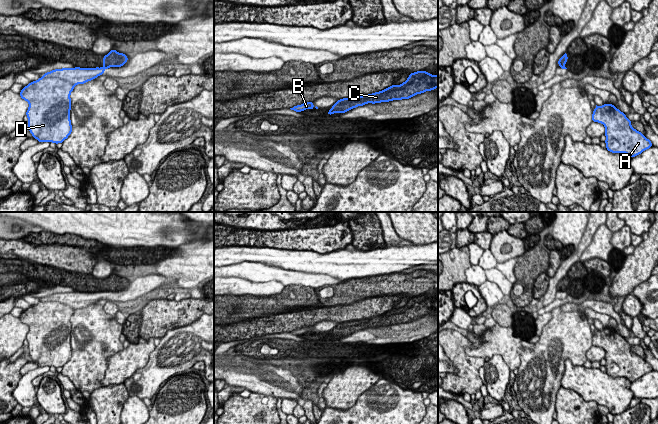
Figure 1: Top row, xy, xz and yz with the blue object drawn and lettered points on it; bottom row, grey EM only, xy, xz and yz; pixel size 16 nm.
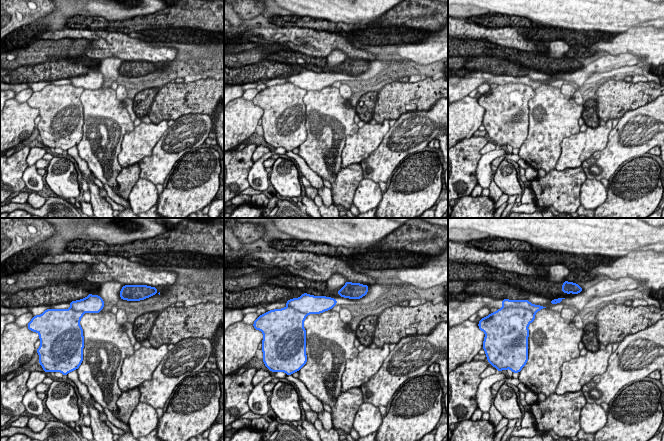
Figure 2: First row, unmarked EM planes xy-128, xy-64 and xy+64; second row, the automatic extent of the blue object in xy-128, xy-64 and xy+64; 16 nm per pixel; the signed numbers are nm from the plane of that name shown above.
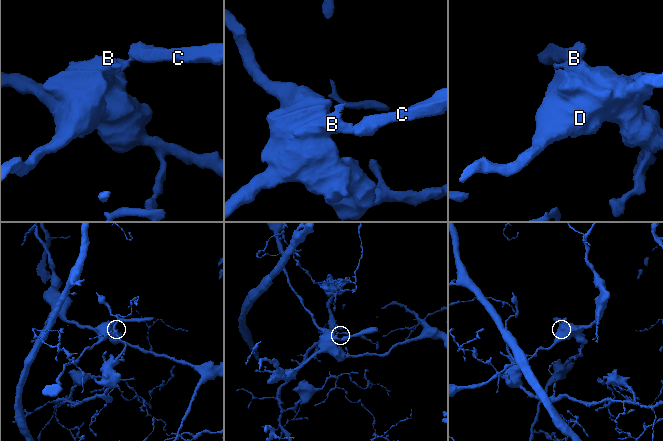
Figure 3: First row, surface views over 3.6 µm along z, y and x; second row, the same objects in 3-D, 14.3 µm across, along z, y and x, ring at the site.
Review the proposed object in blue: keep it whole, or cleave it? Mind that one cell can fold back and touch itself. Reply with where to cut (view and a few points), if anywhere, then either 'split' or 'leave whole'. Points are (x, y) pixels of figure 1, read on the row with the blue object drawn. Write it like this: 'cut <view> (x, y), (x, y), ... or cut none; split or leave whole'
cut xy (104, 65), (108, 67); split

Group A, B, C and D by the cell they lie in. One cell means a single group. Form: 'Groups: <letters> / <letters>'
Groups: A B D / C

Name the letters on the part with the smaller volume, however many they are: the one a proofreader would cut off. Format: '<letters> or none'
C

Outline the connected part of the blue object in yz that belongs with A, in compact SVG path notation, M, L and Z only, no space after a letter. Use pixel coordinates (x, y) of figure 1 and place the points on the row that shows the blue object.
M612 104L596 105L592 121L605 126L605 143L609 152L625 153L633 158L653 146L649 139L631 126L632 121Z

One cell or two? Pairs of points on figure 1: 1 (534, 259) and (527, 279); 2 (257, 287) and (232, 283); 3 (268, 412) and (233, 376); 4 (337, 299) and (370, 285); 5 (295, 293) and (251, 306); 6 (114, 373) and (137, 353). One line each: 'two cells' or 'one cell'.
1: one cell
2: one cell
3: two cells
4: one cell
5: one cell
6: one cell

